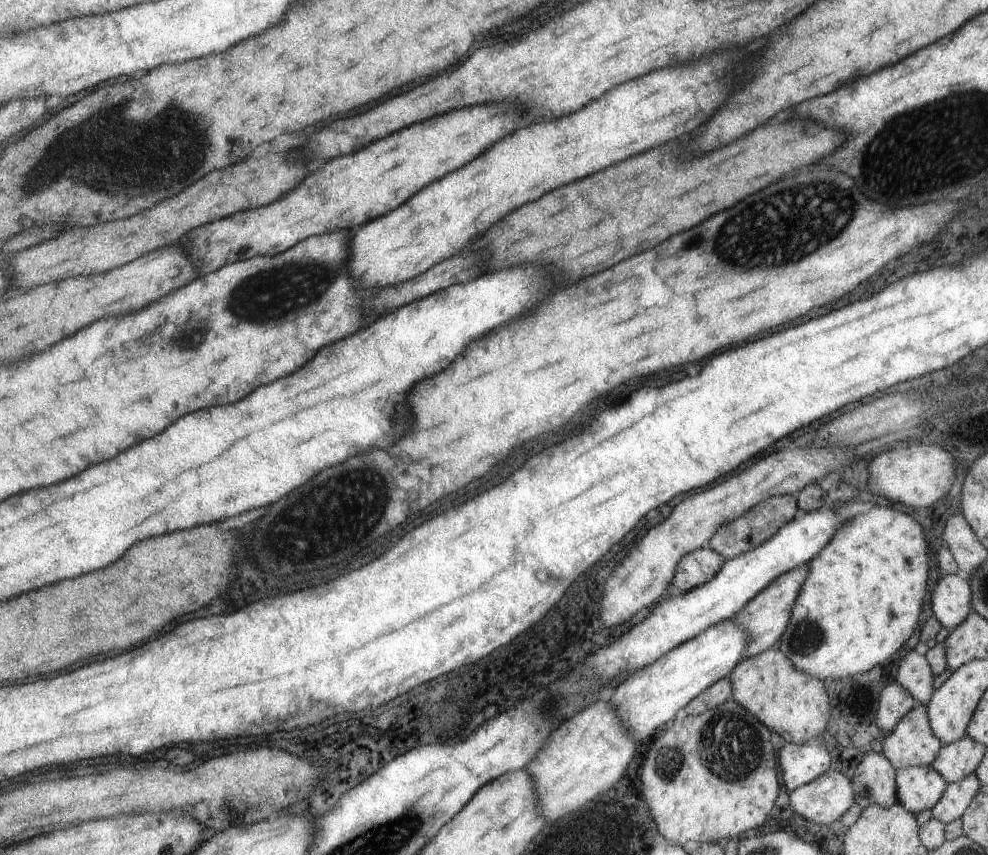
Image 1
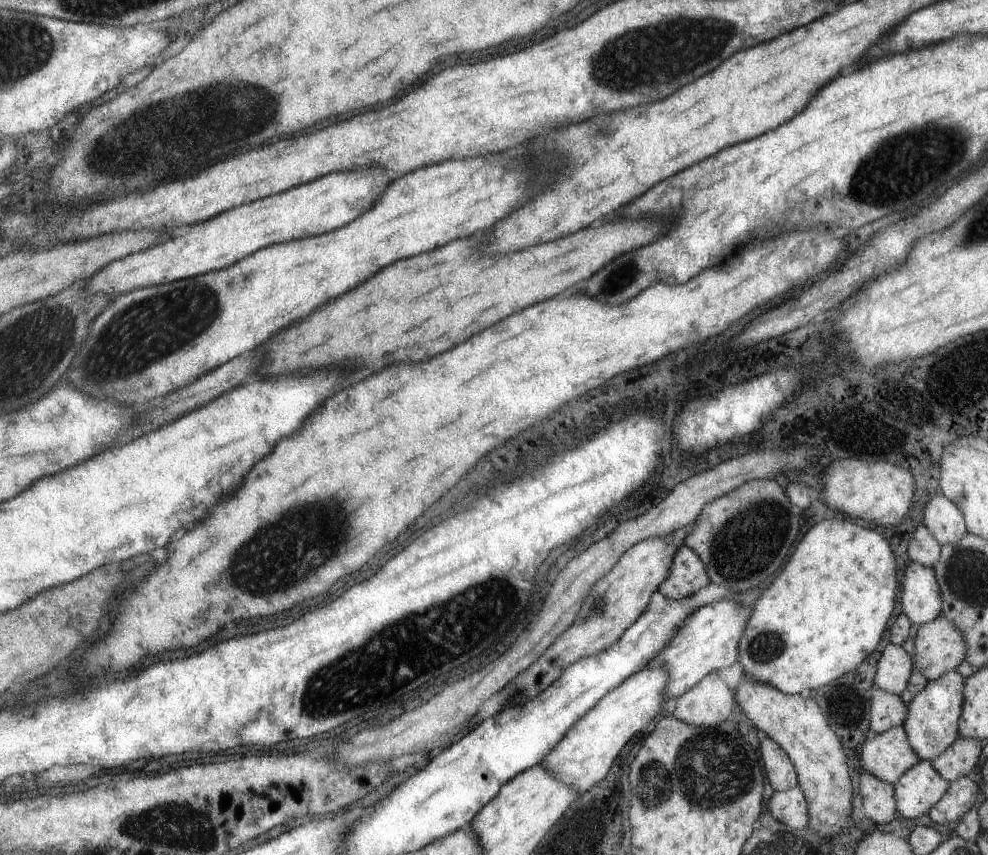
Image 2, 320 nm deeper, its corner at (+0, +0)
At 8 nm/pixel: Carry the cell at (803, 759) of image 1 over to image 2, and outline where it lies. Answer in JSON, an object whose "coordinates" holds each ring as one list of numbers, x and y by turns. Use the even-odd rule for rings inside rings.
{"coordinates":[[761,735,761,758,765,769,766,780,771,792,784,791,796,786,796,769,788,754,773,740]]}

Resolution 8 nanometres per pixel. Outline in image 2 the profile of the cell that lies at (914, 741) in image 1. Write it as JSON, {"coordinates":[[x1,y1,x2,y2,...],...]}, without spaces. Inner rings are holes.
{"coordinates":[[902,725,874,733,861,743,858,756,861,770,892,785,919,761]]}

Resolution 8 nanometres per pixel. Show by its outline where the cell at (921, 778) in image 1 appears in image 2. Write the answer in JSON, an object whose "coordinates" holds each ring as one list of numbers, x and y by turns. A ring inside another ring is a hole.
{"coordinates":[[917,761,893,785,897,815,911,820,927,813,944,797,948,786,930,761]]}

